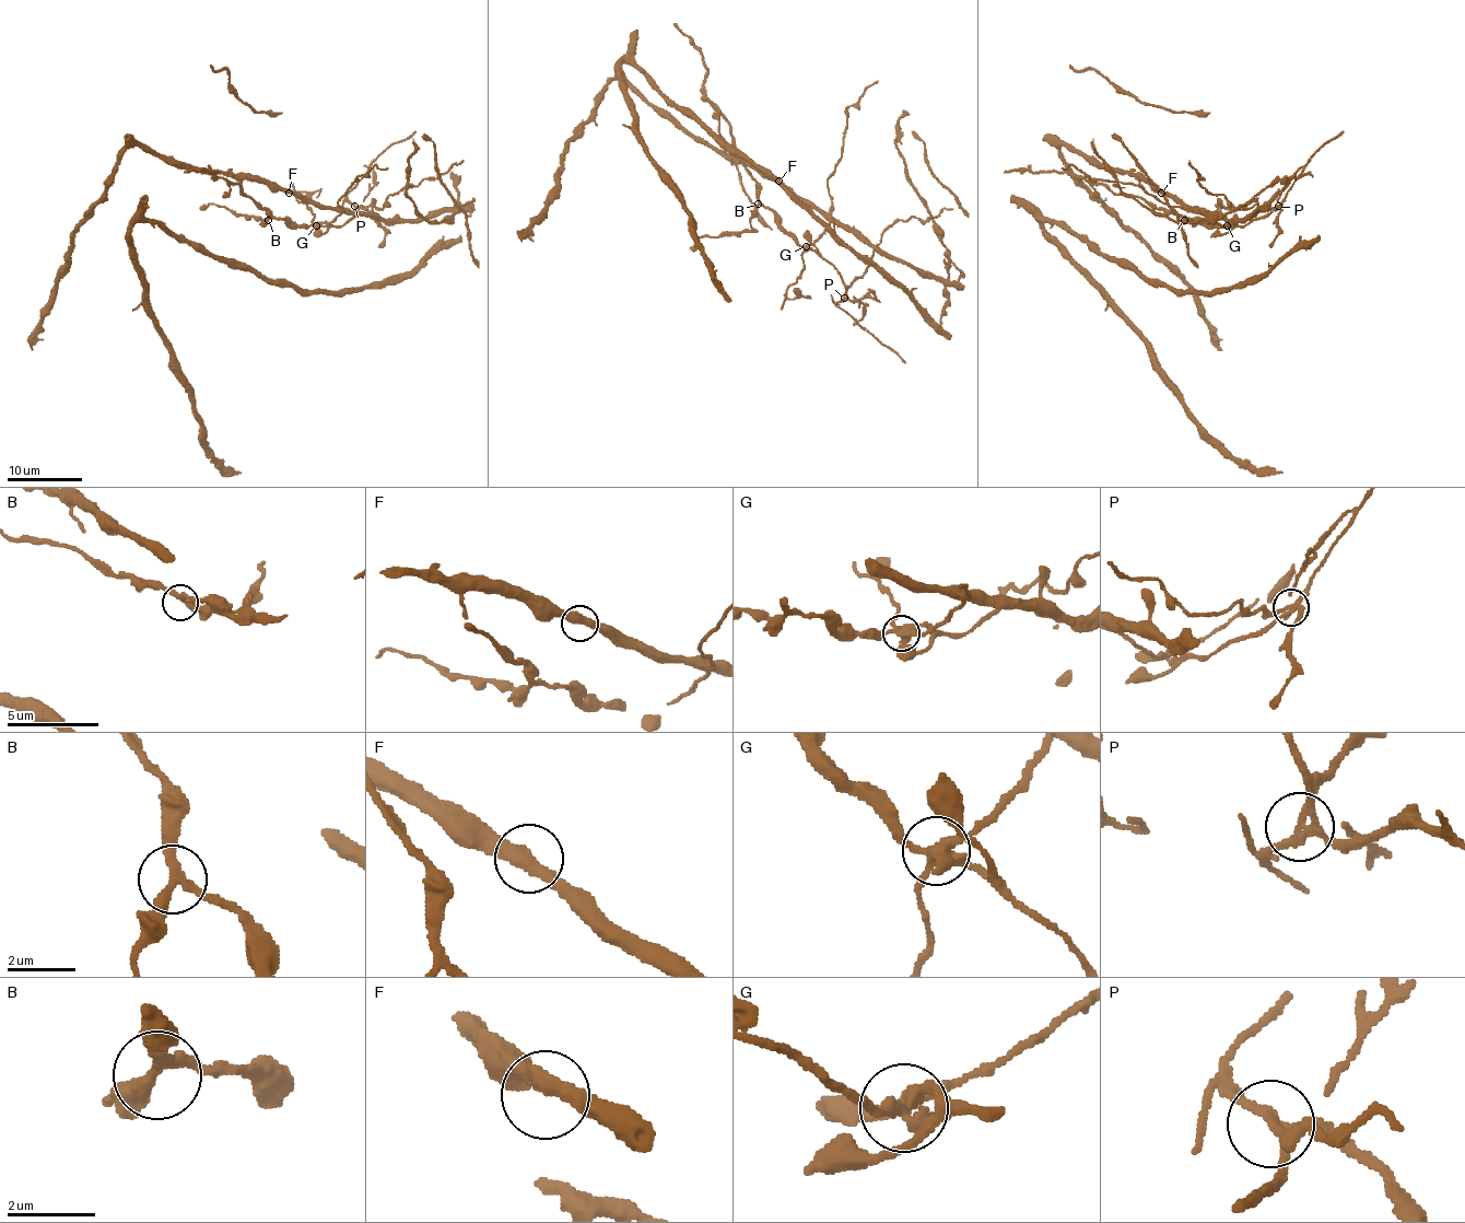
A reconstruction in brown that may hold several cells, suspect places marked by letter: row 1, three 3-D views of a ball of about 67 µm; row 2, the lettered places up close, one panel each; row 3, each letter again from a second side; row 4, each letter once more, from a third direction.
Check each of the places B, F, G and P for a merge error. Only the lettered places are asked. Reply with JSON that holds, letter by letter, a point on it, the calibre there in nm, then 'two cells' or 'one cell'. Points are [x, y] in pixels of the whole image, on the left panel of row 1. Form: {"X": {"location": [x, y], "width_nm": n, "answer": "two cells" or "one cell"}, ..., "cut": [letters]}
{"B": {"location": [268, 220], "width_nm": 280, "answer": "one cell"}, "F": {"location": [289, 193], "width_nm": 420, "answer": "one cell"}, "G": {"location": [316, 225], "width_nm": 320, "answer": "two cells"}, "P": {"location": [354, 206], "width_nm": 220, "answer": "two cells"}, "cut": ["G", "P"]}

